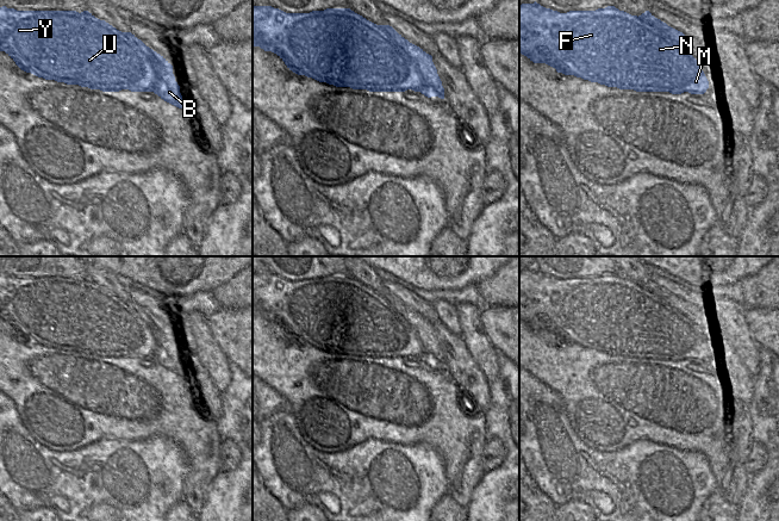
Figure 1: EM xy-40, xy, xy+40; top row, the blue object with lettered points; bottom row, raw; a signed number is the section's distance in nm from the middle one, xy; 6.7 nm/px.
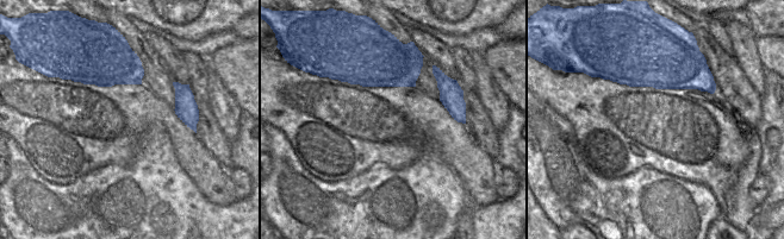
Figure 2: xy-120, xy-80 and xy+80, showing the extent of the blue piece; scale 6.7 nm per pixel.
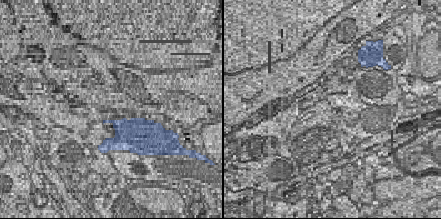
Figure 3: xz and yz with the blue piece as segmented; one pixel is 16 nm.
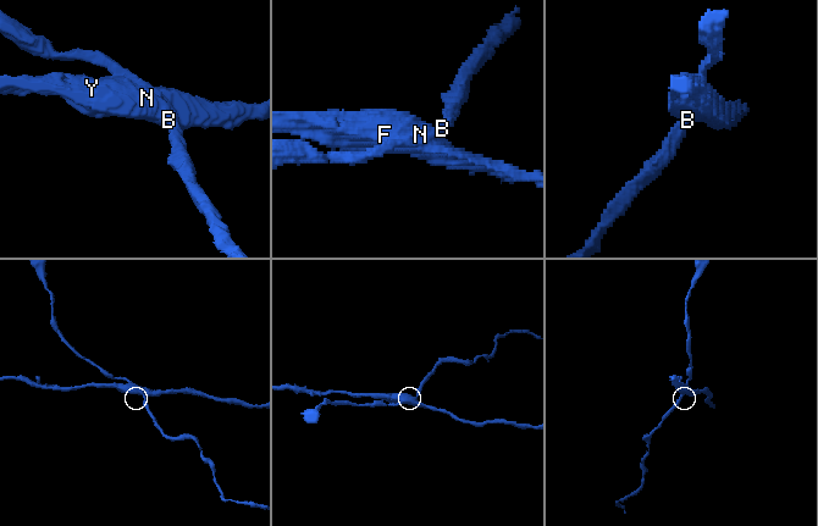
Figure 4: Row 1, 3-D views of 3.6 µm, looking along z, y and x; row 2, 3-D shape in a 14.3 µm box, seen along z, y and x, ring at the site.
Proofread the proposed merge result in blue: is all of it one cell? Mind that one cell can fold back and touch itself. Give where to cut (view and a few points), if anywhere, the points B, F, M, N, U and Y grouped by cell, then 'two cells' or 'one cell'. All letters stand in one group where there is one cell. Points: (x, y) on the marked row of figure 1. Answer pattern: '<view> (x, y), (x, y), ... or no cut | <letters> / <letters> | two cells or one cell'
xy+40 (637, 17), (662, 31), (680, 45), (700, 69) | B / F M N U Y | two cells

